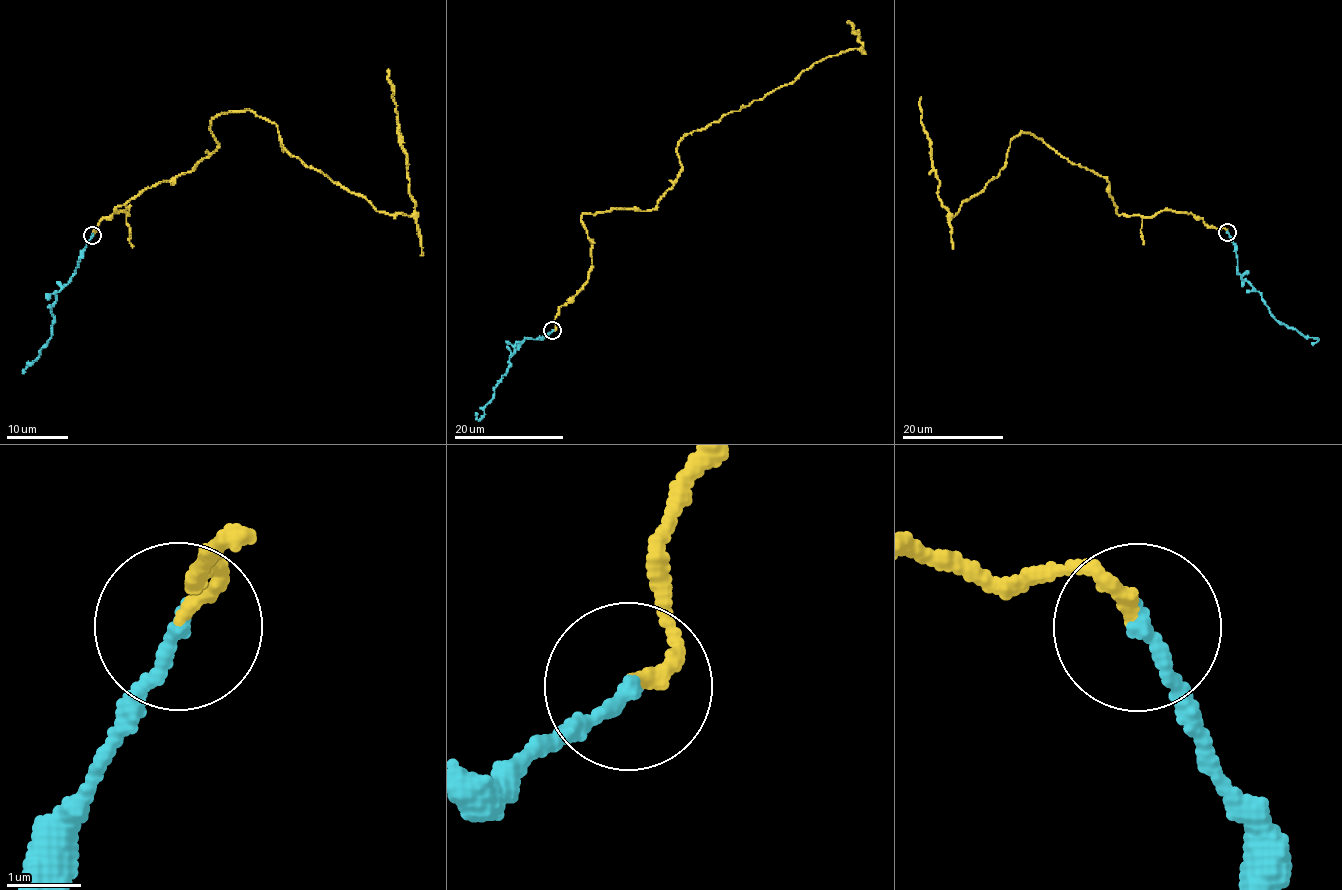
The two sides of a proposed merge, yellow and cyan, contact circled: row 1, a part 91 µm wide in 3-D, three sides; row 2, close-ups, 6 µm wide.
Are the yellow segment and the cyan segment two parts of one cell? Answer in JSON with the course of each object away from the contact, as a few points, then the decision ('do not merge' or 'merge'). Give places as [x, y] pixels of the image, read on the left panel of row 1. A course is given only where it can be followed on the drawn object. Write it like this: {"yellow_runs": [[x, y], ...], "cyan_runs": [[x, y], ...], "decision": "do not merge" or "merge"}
{"yellow_runs": [[92, 235], [210, 154], [210, 122], [246, 110], [273, 122], [308, 167], [377, 211], [410, 215], [388, 68]], "cyan_runs": [[92, 235], [76, 273], [59, 290], [51, 306], [52, 335], [22, 372]], "decision": "merge"}

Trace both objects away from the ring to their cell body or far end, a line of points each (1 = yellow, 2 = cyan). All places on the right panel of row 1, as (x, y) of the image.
1: (1227, 232), (1191, 213), (1118, 214), (1109, 181), (1021, 131), (1010, 141), (999, 174), (947, 216), (921, 96)
2: (1227, 232), (1234, 246), (1241, 278), (1258, 291), (1270, 314), (1306, 337), (1316, 339), (1311, 344)

